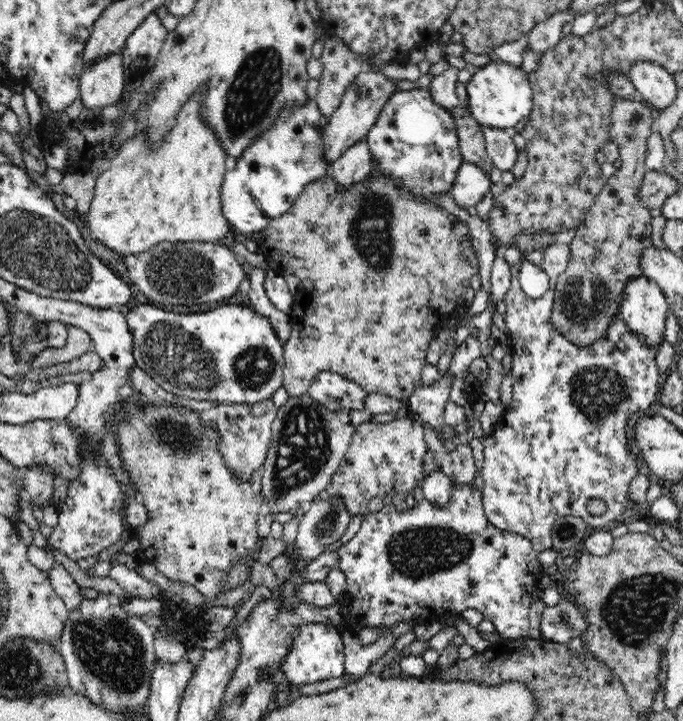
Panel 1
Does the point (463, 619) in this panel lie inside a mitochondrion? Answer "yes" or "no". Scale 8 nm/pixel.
no

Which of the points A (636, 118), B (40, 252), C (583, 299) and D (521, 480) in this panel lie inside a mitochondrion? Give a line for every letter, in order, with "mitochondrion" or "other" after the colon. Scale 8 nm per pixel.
A: other
B: mitochondrion
C: mitochondrion
D: other

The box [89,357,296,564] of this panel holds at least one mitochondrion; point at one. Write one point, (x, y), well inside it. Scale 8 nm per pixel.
(179, 438)

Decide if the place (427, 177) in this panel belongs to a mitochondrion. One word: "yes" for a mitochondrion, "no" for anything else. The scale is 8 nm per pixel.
yes

